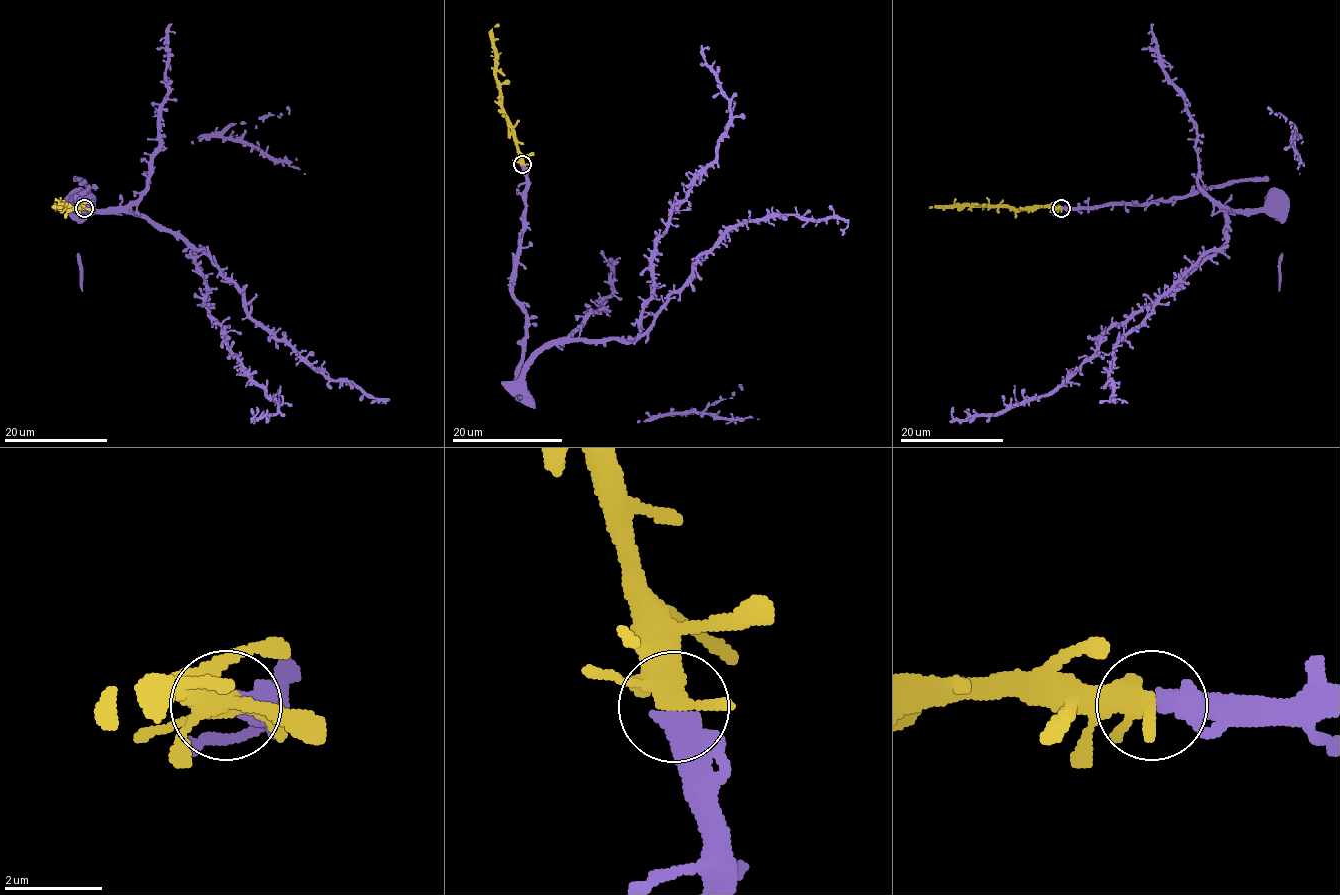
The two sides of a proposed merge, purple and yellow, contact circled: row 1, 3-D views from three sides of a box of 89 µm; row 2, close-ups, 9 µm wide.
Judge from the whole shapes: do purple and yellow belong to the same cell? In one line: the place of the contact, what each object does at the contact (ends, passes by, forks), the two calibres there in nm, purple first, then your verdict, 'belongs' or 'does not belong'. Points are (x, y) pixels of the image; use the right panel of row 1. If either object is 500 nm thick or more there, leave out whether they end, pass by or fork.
(1061, 208) | purple passes by | yellow forks | 400/360 nm | belongs

